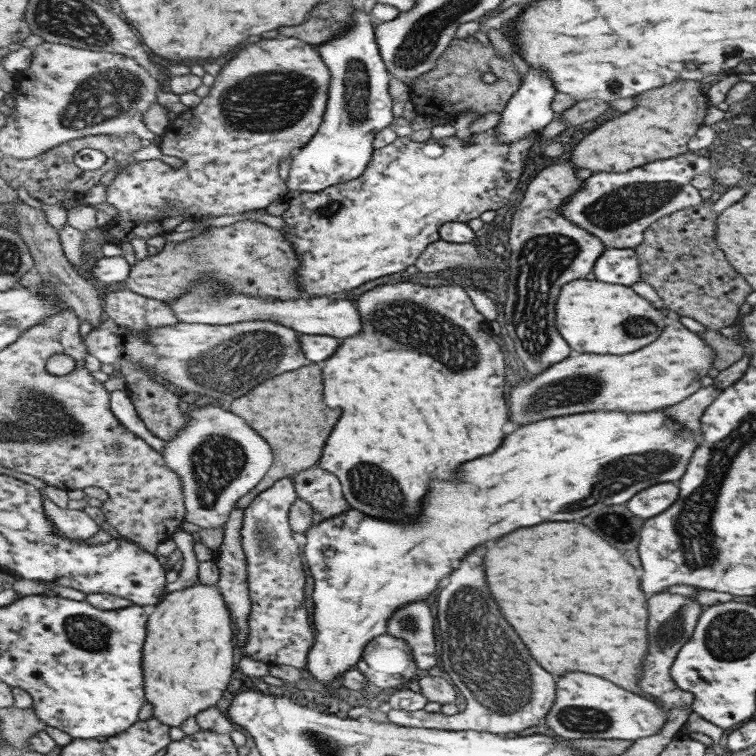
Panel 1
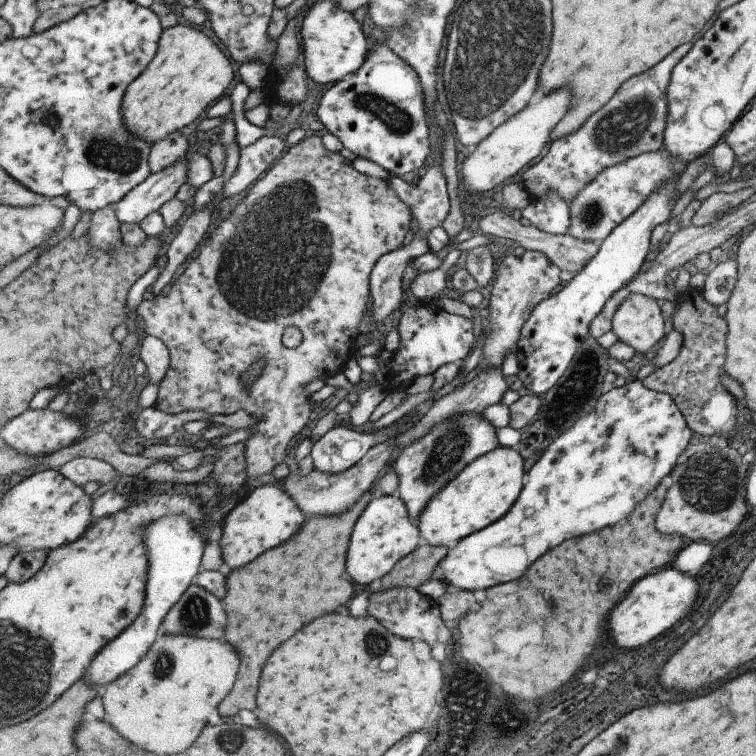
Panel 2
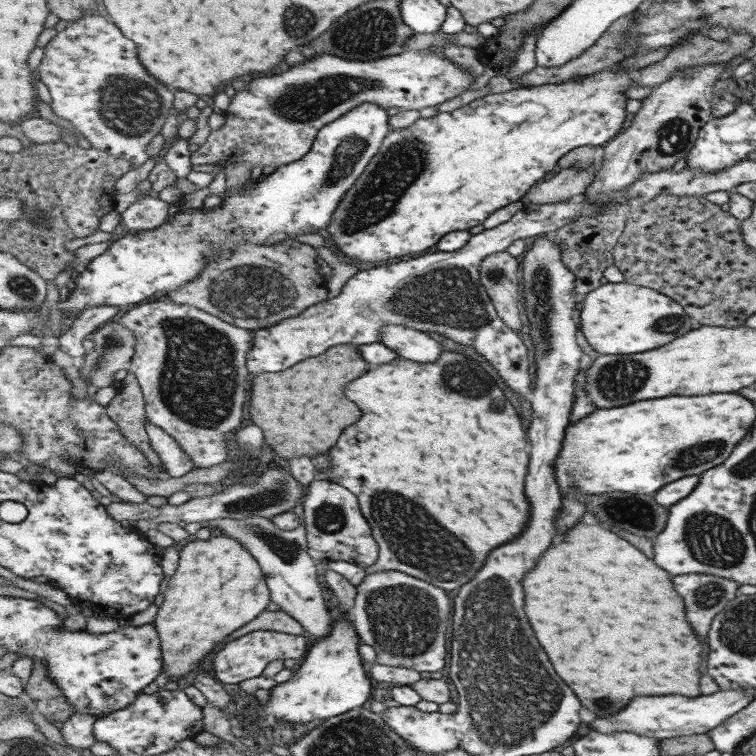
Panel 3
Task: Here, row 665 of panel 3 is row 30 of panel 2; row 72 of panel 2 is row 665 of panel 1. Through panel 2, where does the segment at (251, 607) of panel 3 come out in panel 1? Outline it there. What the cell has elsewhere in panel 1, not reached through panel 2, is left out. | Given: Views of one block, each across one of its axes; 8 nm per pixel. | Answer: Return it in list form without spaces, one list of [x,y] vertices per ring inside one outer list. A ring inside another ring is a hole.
[[[197,577],[191,587],[167,594],[159,605],[149,610],[148,636],[145,650],[146,702],[152,705],[153,716],[163,724],[180,727],[188,718],[215,706],[235,672],[233,646],[234,616],[217,584],[203,584]]]

